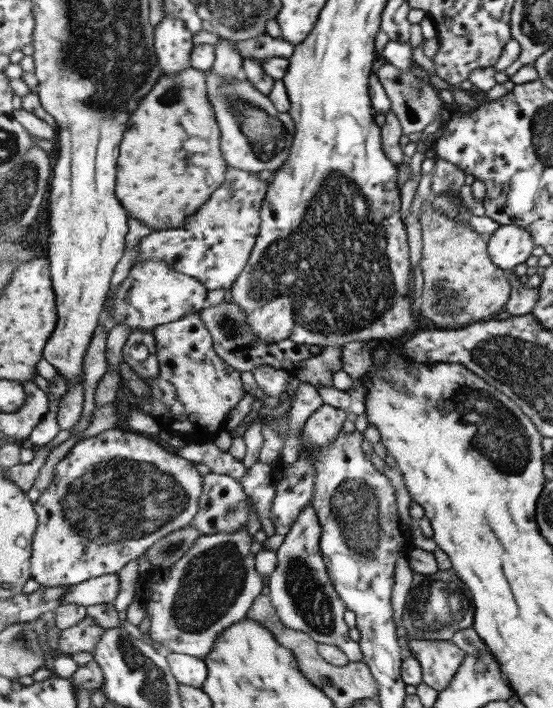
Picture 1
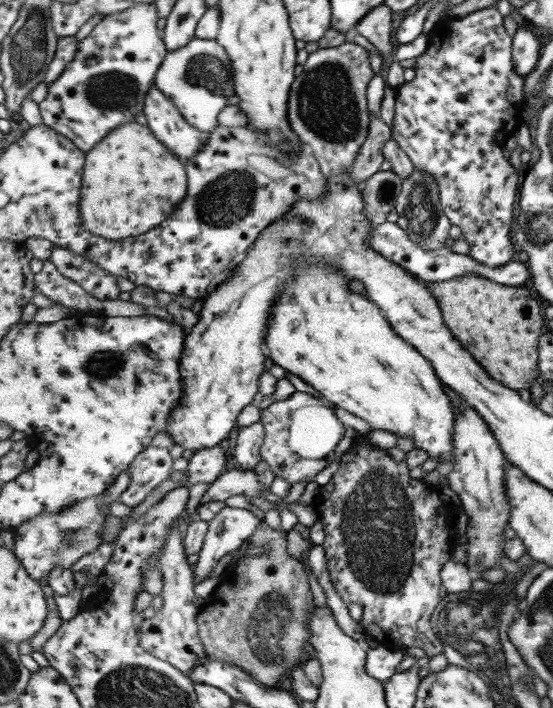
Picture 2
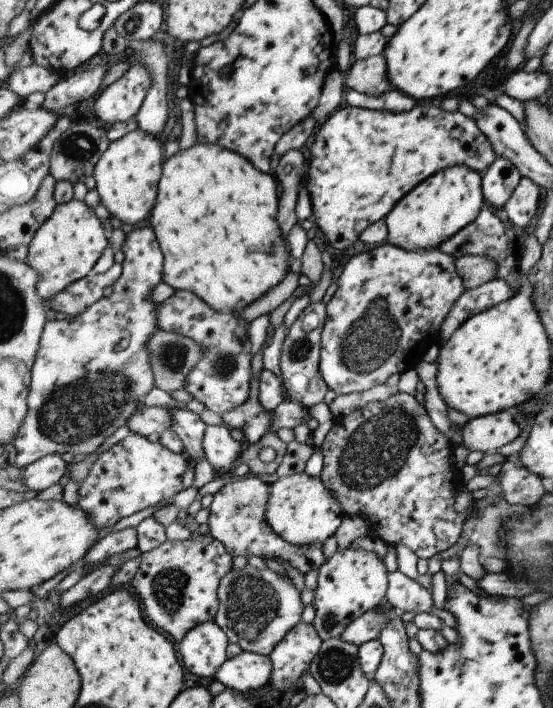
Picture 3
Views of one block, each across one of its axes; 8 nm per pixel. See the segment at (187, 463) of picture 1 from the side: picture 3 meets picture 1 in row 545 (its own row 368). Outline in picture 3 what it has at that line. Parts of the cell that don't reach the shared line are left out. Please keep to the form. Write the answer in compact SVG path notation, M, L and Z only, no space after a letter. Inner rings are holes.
M137 226L129 234L125 236L123 246L121 248L124 253L123 261L123 274L121 278L115 282L113 286L112 295L108 298L100 299L97 304L94 304L87 312L81 316L67 315L62 320L49 321L44 328L44 335L41 338L41 348L37 354L37 360L32 370L32 388L29 393L28 406L29 414L25 418L24 427L21 428L21 434L15 439L14 447L17 450L15 464L19 468L27 468L30 464L36 463L40 458L47 456L51 453L65 454L93 454L109 436L113 436L121 427L127 427L129 418L139 410L139 404L145 403L145 398L153 390L155 384L155 374L153 374L153 367L151 366L151 352L147 348L151 334L155 334L159 330L159 311L160 304L152 299L152 291L159 286L159 283L164 280L164 266L165 255L161 250L160 240L157 238L156 231L150 226Z

